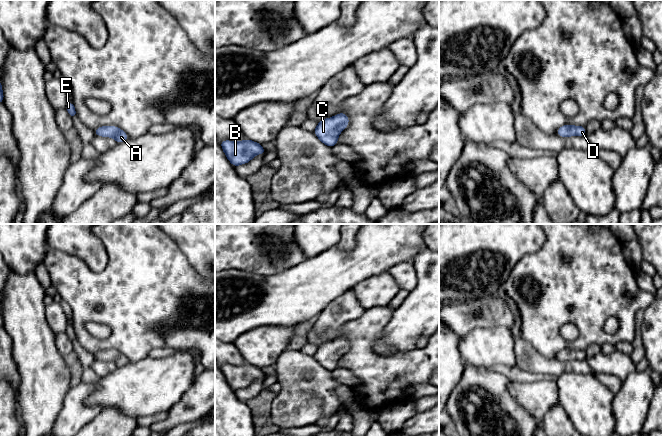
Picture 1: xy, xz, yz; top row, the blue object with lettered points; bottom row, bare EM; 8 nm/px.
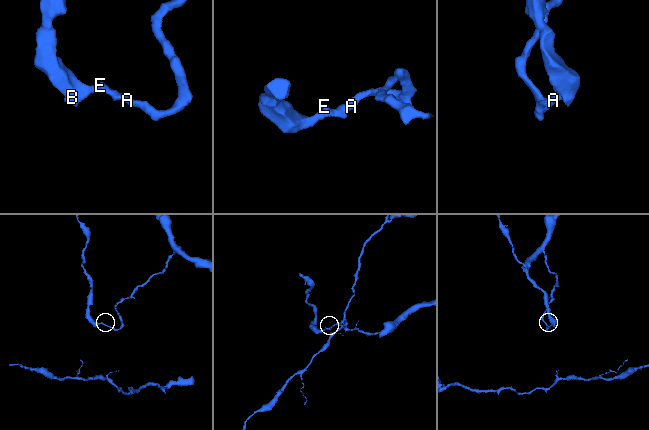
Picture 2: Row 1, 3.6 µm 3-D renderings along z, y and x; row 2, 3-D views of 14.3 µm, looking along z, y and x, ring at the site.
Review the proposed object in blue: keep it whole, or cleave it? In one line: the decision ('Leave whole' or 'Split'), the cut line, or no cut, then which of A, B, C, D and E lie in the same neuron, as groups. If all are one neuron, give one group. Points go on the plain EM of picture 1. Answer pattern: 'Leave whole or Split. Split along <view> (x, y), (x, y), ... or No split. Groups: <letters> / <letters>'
Leave whole. No split. Groups: A B C D E

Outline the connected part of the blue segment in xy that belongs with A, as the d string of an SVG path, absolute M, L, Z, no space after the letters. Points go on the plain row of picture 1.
M102 350L95 353L94 358L103 361L112 361L117 367L123 367L129 363L128 359L116 350Z

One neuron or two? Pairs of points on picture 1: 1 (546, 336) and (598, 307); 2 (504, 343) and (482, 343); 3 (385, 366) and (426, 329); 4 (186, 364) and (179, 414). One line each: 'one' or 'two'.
1: one
2: one
3: two
4: two

